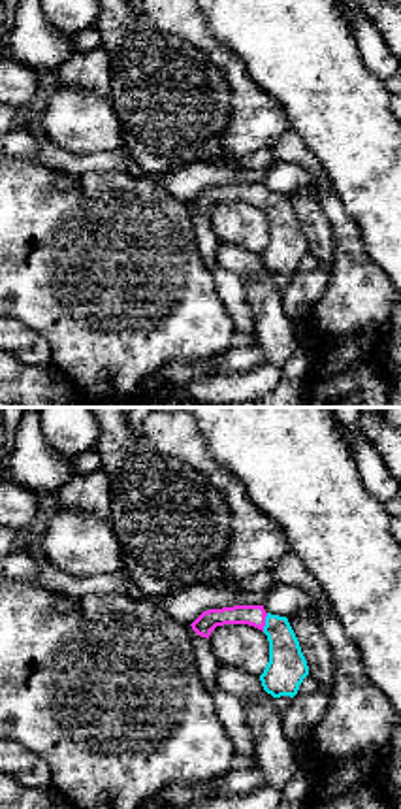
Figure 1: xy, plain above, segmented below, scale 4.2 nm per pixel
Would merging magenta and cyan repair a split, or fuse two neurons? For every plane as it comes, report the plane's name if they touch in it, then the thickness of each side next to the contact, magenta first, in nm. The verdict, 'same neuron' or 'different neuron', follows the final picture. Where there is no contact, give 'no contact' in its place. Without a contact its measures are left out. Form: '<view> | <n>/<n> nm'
xy | 100/170 nm

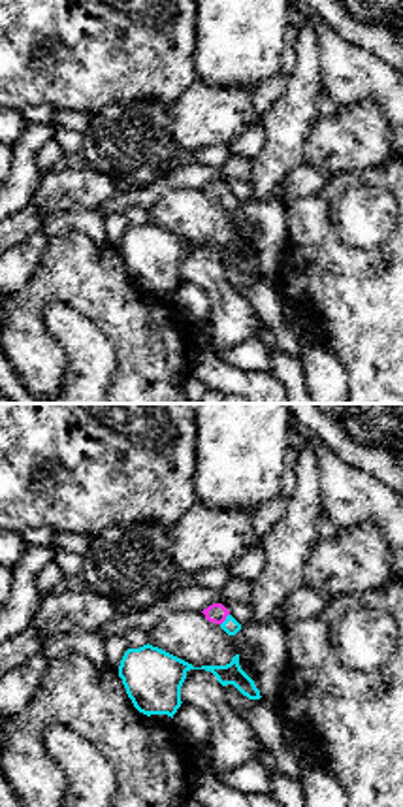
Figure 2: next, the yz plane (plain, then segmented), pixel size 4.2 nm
yz | 90/70 nm

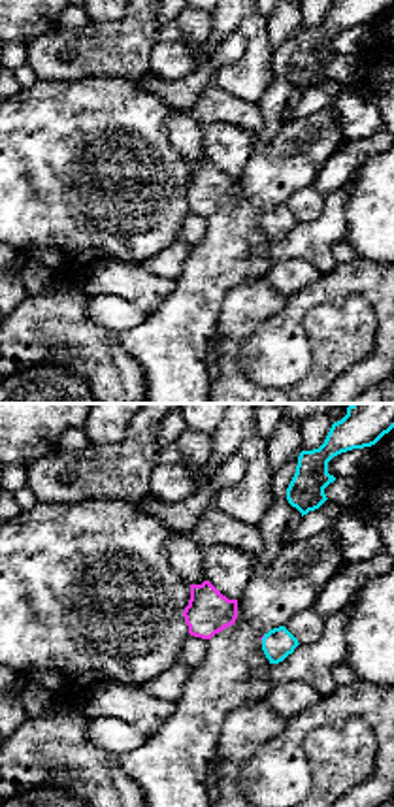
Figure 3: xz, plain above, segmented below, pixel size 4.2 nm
xz | 20/140 nm

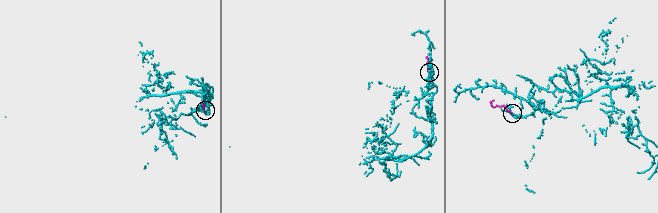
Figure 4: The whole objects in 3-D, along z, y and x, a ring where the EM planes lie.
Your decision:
same neuron

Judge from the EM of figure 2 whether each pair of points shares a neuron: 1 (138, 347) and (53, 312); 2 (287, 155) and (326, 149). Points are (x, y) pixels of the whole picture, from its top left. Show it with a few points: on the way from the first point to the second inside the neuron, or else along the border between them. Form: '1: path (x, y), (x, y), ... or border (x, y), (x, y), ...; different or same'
1: border (64, 306), (80, 312), (112, 344), (112, 376); different
2: border (319, 115), (307, 134), (304, 161); different

